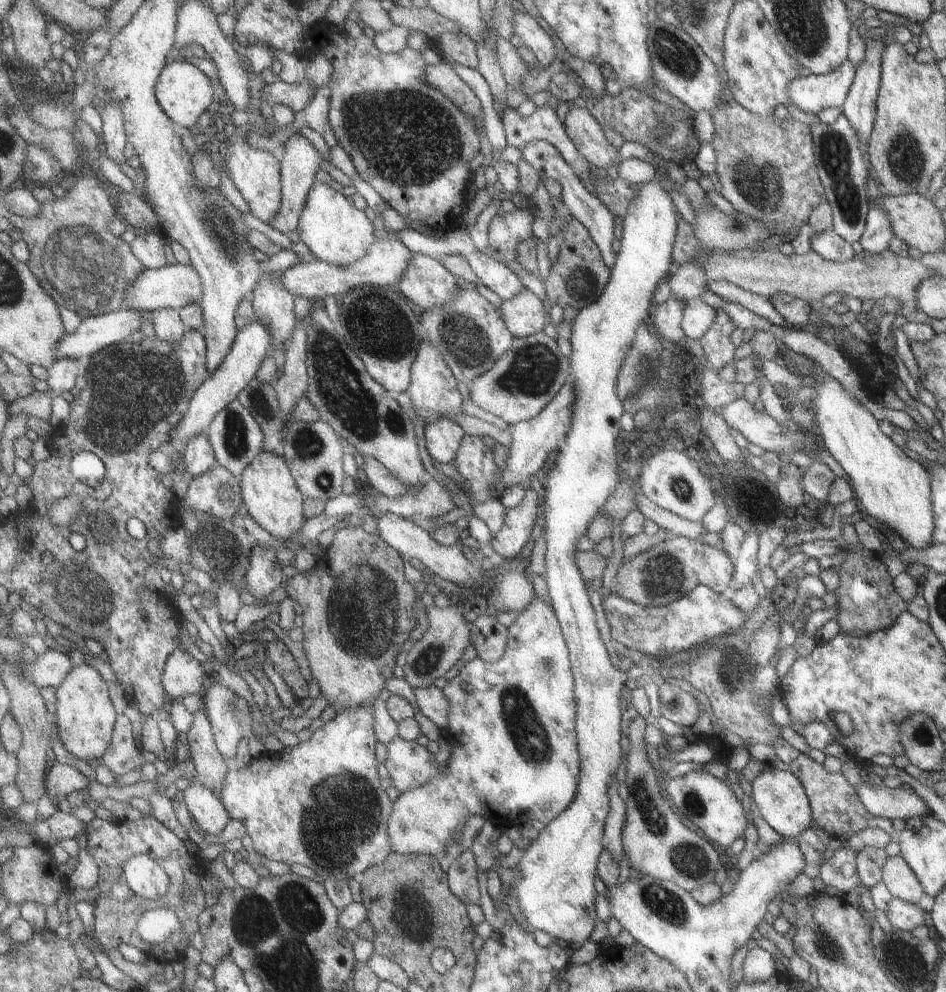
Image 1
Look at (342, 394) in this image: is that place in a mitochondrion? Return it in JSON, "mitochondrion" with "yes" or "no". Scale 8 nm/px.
{"mitochondrion":"yes"}

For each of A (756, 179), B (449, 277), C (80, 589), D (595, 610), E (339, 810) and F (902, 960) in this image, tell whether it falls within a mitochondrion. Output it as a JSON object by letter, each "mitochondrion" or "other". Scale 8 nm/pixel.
{"A":"mitochondrion","B":"other","C":"mitochondrion","D":"other","E":"mitochondrion","F":"mitochondrion"}

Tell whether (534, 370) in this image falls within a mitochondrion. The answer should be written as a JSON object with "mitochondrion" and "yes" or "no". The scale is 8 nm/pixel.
{"mitochondrion":"yes"}

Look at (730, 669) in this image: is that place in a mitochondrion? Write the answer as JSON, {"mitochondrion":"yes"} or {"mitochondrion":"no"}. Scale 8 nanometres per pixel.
{"mitochondrion":"yes"}

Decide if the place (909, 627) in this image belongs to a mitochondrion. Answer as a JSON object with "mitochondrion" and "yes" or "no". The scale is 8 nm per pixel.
{"mitochondrion":"no"}

